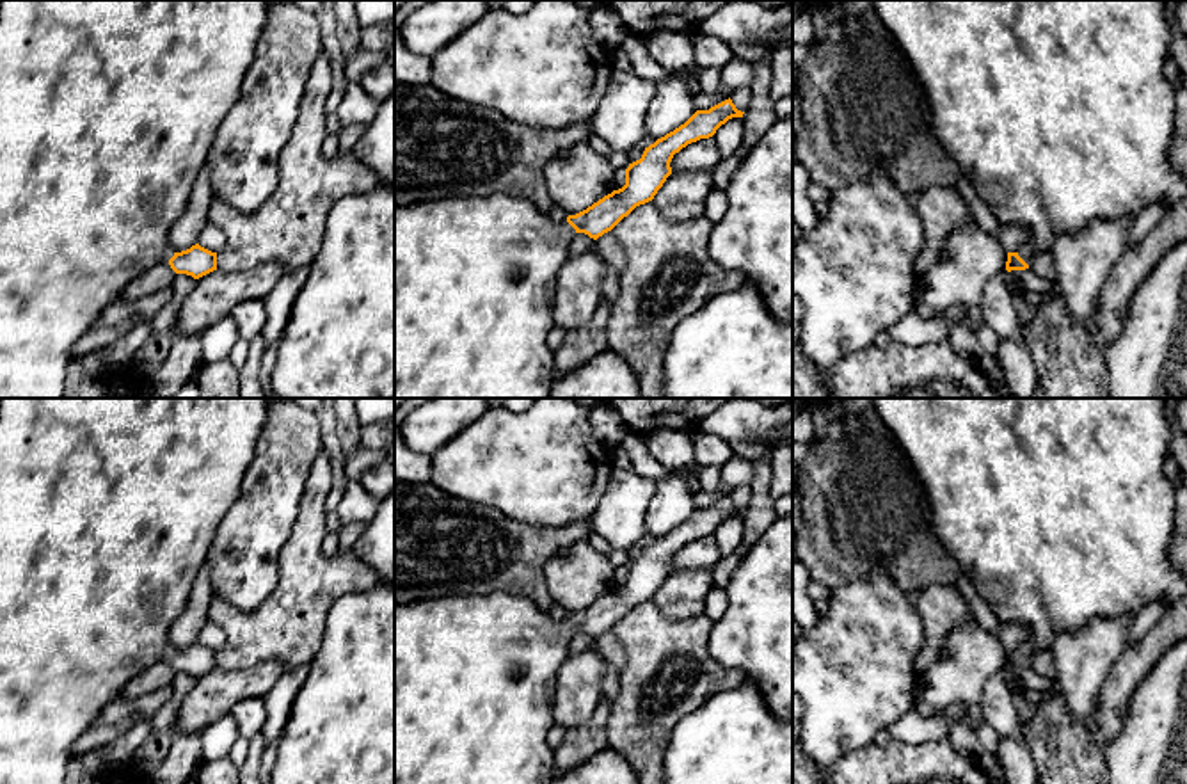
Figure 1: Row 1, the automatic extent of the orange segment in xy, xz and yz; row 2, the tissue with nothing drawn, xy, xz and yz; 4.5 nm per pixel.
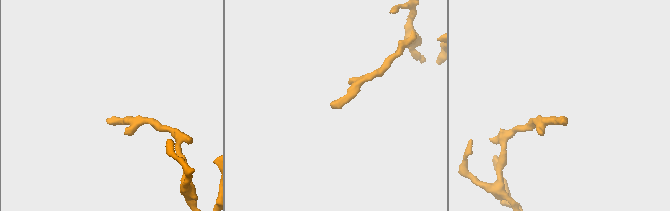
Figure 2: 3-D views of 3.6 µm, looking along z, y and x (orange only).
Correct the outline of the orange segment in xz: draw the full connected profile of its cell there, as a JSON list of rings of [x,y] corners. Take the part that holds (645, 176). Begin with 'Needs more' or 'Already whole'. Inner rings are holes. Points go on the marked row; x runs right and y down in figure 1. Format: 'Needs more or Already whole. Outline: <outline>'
Needs more. Outline: [[[732,100],[697,110],[684,124],[645,148],[625,169],[625,185],[586,210],[556,222],[531,201],[514,194],[430,199],[394,206],[394,398],[549,398],[553,350],[547,334],[554,327],[553,297],[558,270],[570,258],[576,233],[597,240],[636,206],[654,199],[672,174],[675,153],[709,139],[732,117],[743,117]]]

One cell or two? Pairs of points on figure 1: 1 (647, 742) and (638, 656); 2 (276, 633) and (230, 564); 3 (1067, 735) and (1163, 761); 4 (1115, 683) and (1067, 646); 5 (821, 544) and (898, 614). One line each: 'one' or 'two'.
1: one
2: two
3: two
4: two
5: two

